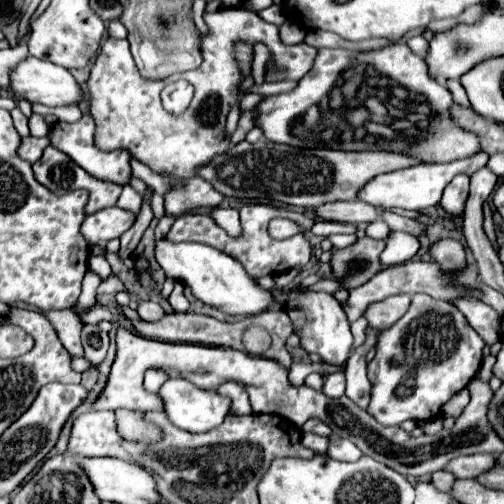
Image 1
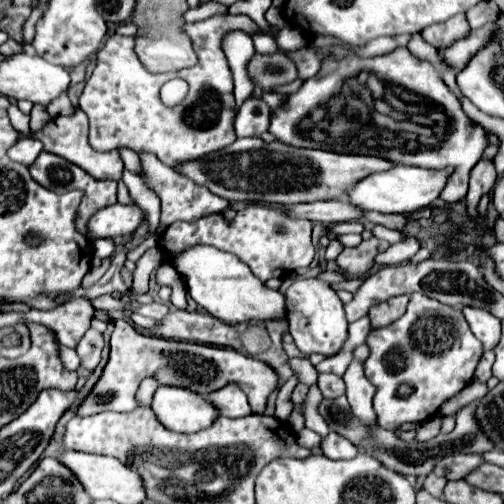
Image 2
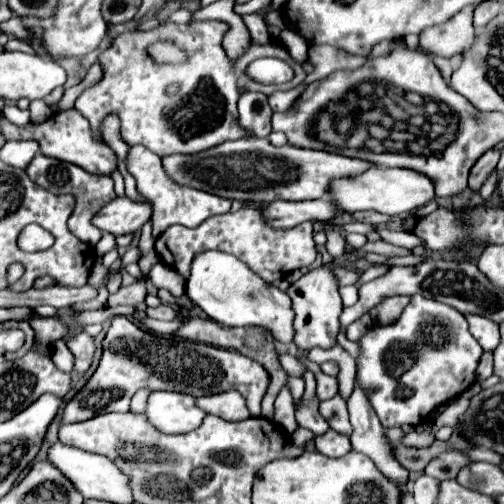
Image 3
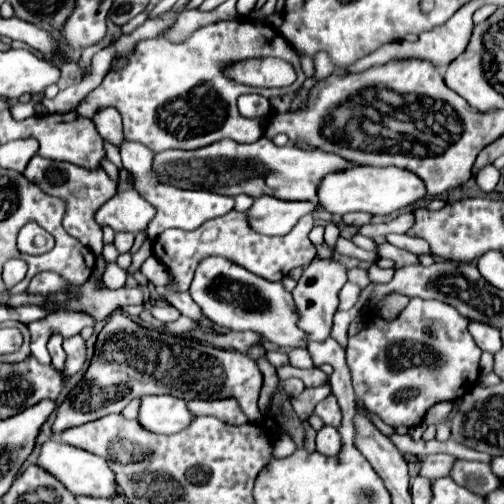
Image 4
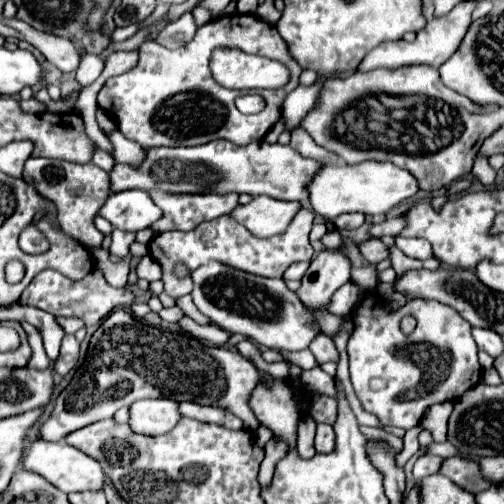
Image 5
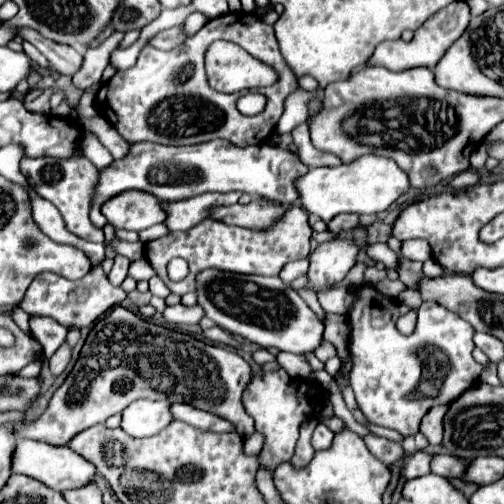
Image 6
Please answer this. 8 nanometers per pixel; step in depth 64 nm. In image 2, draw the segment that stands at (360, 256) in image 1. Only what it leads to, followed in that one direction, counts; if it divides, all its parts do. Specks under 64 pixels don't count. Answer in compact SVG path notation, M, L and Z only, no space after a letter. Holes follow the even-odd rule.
M370 238L370 240L364 240L360 246L356 248L344 248L342 254L338 256L338 266L344 274L348 276L364 276L370 266L374 264L374 256L380 252L380 250L386 250L390 244L384 242L384 240L378 240L378 238Z

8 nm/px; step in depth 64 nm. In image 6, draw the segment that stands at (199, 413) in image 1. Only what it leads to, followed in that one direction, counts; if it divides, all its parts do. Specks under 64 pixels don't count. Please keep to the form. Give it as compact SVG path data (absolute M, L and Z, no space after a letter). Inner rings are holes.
M136 400L122 412L120 428L134 438L146 438L158 434L172 422L168 402L152 402L152 400Z

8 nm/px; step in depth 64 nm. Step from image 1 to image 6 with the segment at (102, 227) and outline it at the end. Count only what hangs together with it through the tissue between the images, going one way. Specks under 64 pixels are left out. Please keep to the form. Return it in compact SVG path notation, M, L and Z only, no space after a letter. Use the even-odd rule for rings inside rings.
M126 190L112 196L102 204L102 214L114 228L136 232L166 220L164 202L142 190Z

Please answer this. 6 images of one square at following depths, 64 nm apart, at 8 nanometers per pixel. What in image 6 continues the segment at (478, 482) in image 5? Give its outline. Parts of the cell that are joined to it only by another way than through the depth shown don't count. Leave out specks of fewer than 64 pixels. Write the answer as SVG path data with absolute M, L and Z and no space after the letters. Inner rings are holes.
M430 454L432 456L432 464L430 464L430 470L438 476L444 476L444 478L460 478L462 472L464 472L464 464L460 458L456 456L450 456L450 454Z

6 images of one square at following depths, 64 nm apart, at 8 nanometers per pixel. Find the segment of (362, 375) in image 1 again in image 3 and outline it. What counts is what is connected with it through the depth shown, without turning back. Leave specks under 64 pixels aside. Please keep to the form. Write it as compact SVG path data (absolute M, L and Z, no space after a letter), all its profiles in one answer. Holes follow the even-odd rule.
M358 386L354 388L354 394L348 400L348 412L350 412L350 424L352 424L352 448L356 452L366 454L376 468L388 476L396 486L404 488L408 482L408 470L400 466L400 462L394 456L394 446L384 434L384 428L372 410L364 390Z

